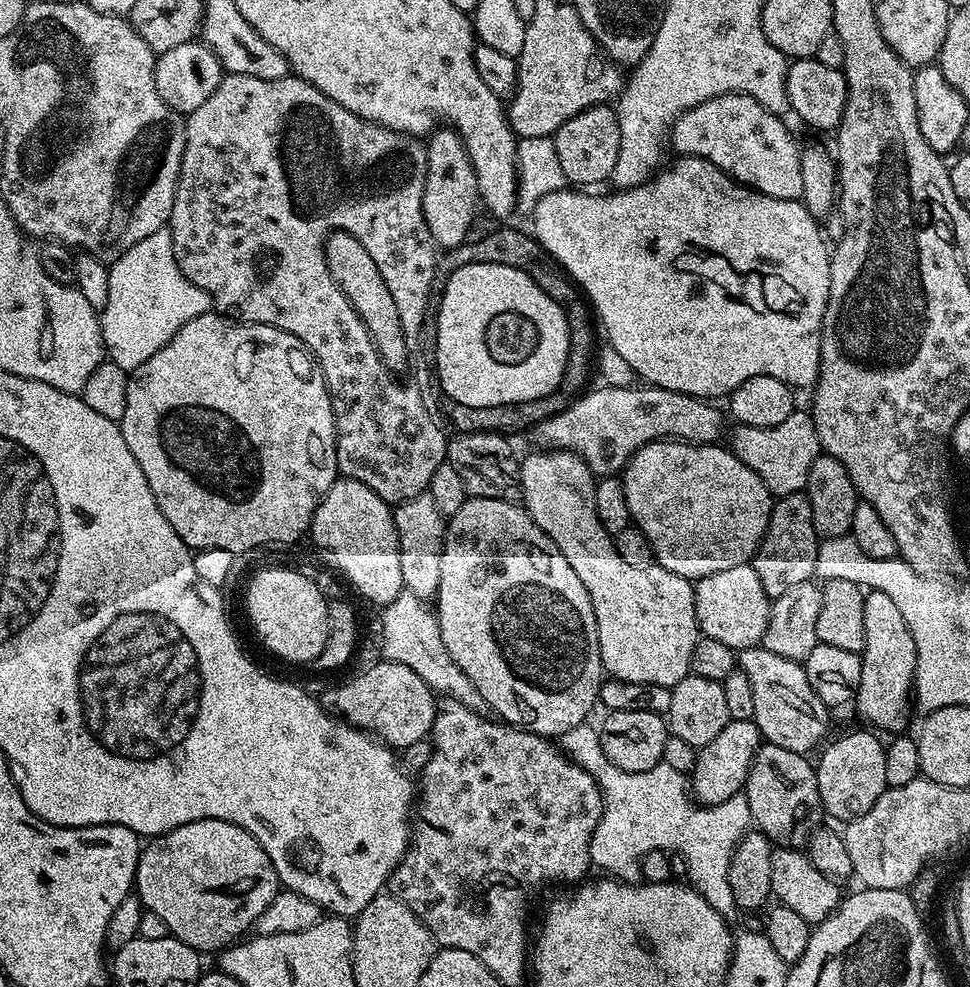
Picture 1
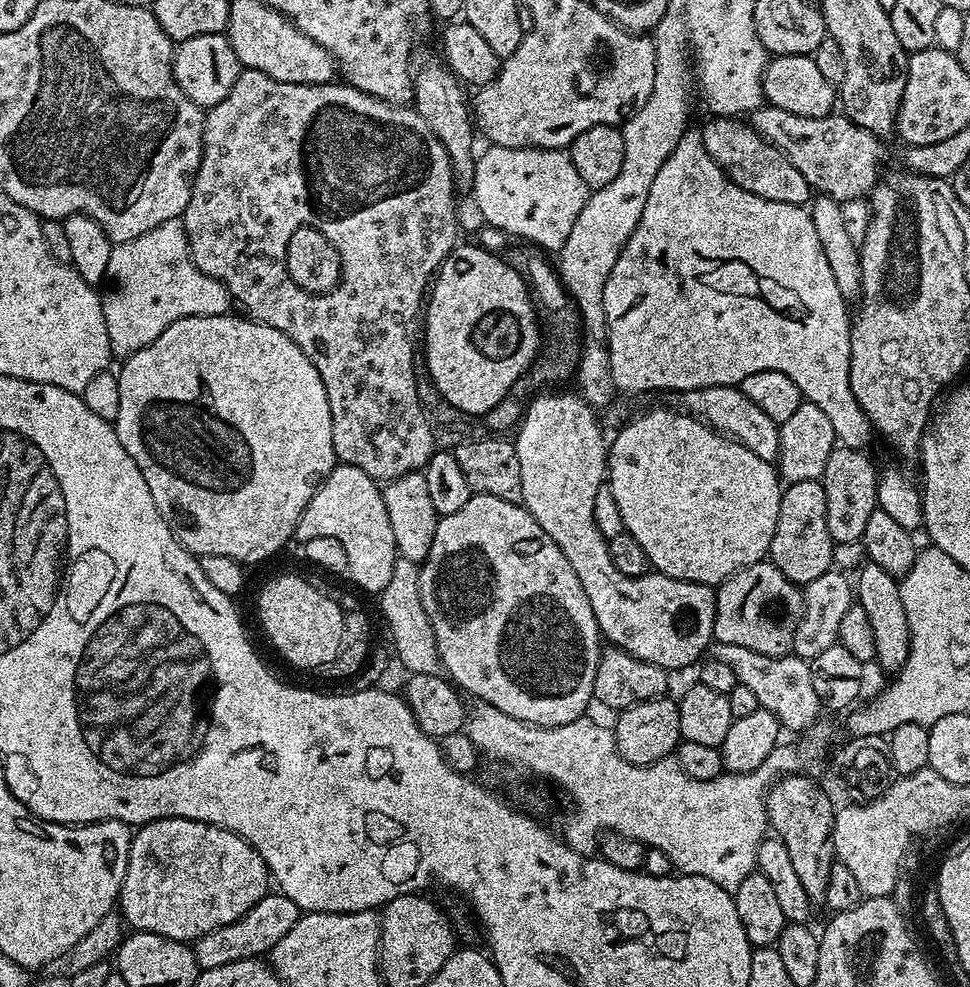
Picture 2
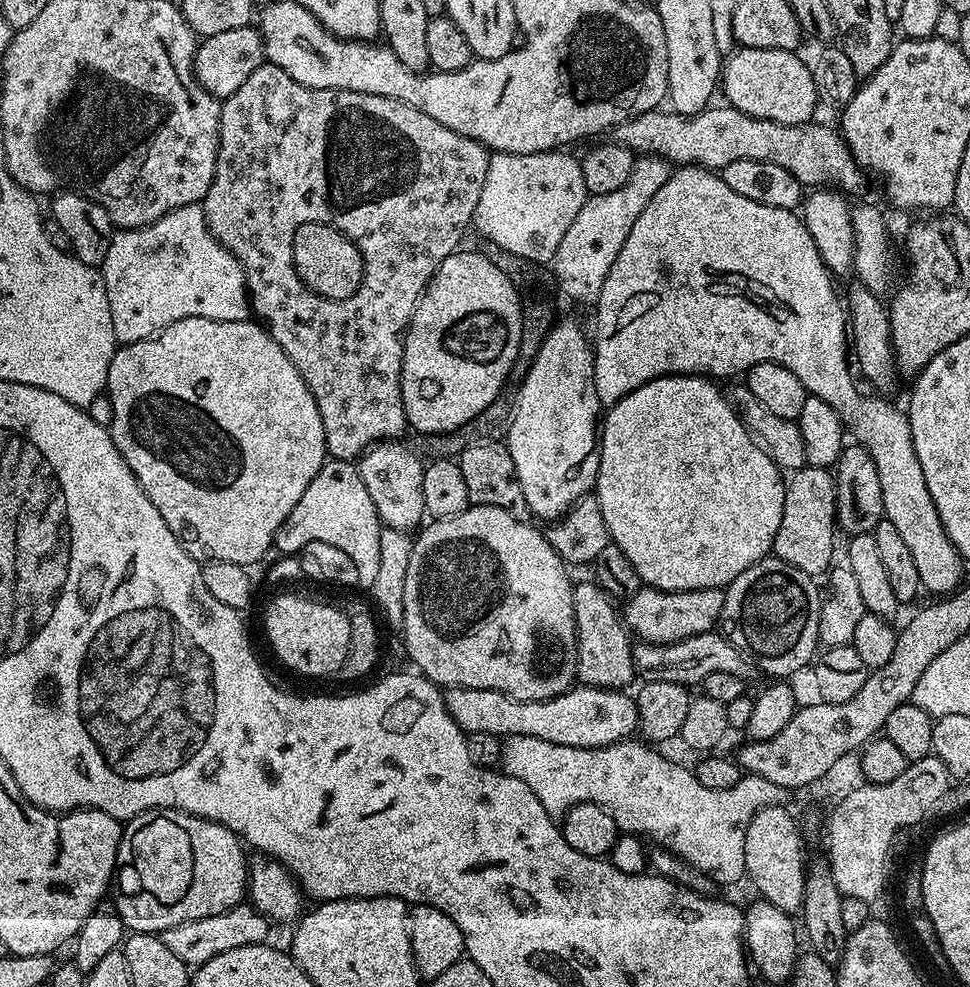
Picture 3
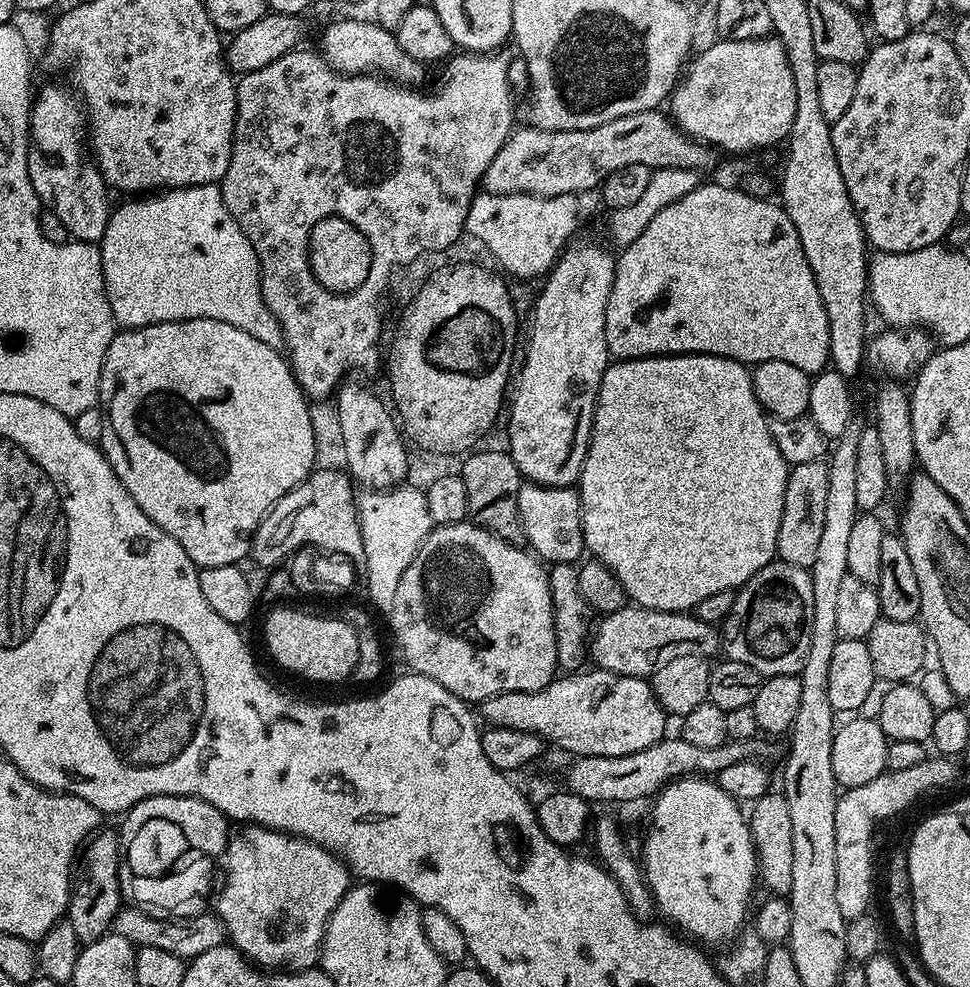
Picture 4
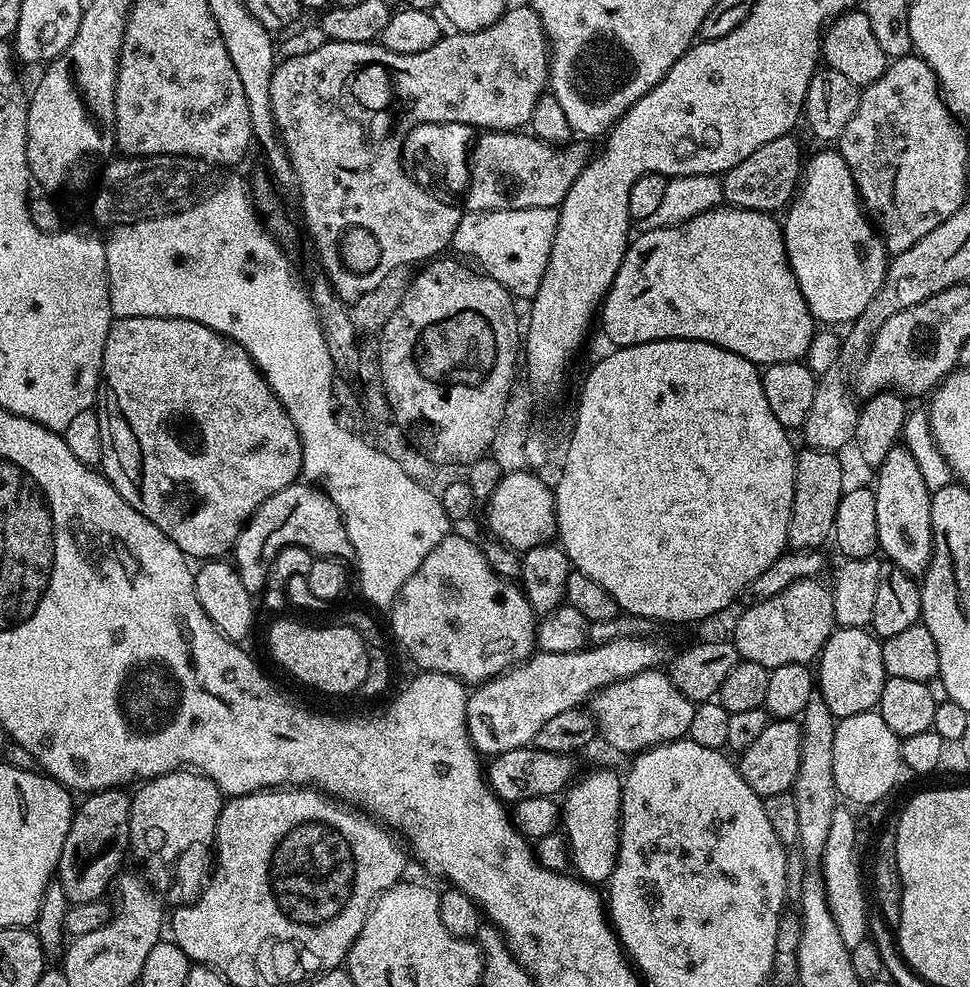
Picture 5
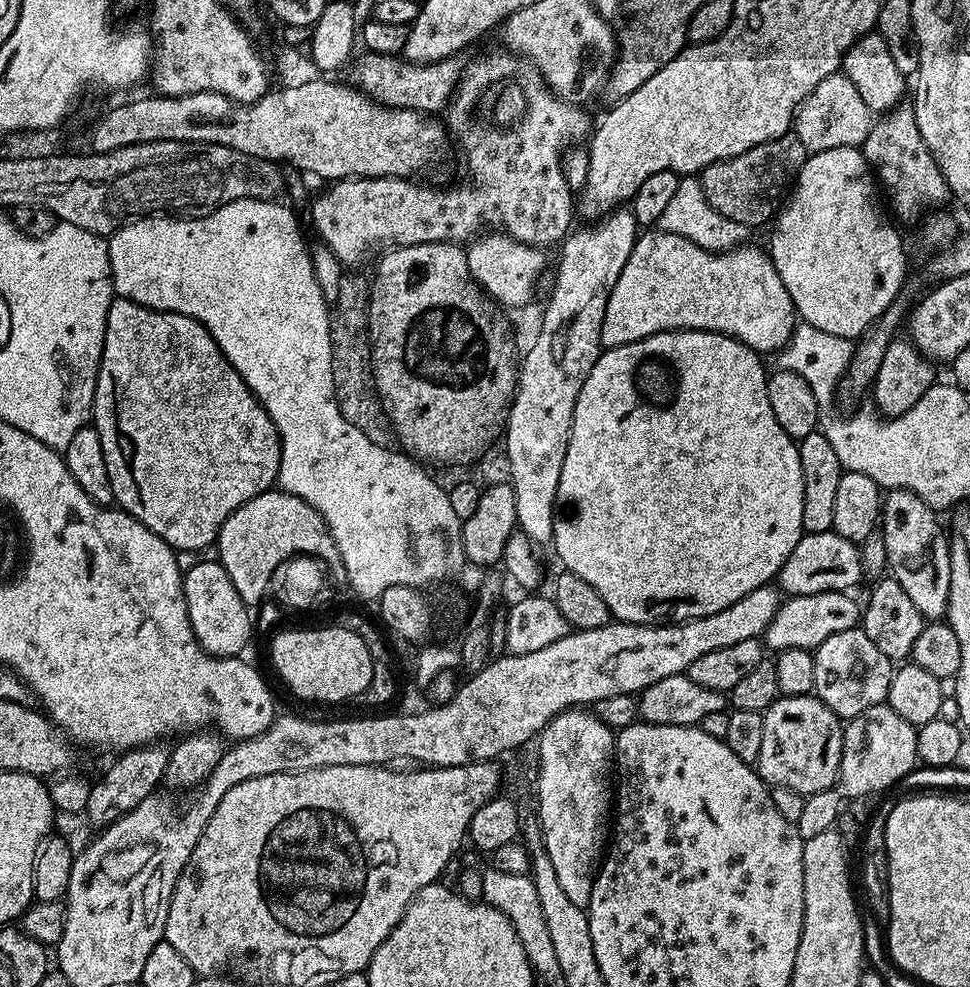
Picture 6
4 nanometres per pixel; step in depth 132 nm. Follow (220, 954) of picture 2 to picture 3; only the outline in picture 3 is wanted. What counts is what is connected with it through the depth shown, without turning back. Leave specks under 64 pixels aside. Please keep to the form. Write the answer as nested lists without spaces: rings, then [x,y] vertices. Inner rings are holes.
[[[241,902],[222,914],[210,914],[210,918],[198,918],[194,922],[182,922],[182,926],[170,926],[170,930],[159,933],[162,942],[177,958],[195,970],[202,967],[210,958],[218,958],[218,954],[226,954],[226,950],[238,950],[238,946],[254,946],[263,944],[269,939],[267,916],[260,915],[251,903]]]

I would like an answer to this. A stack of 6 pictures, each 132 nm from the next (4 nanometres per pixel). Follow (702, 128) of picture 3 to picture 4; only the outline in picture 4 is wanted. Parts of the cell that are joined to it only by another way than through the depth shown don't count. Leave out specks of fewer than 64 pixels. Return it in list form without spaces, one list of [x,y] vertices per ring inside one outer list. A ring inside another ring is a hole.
[[[653,110],[639,112],[638,114],[626,114],[622,118],[614,118],[614,122],[602,122],[602,126],[594,126],[590,130],[546,130],[535,126],[528,128],[517,127],[508,141],[494,154],[494,162],[486,170],[482,181],[485,192],[491,192],[493,196],[498,194],[518,194],[525,192],[531,196],[561,196],[570,194],[576,196],[580,192],[588,192],[599,189],[600,185],[614,170],[622,170],[622,166],[646,166],[650,169],[658,168],[695,168],[705,170],[716,164],[717,149],[700,143],[687,136],[676,125],[671,115],[663,111]]]

